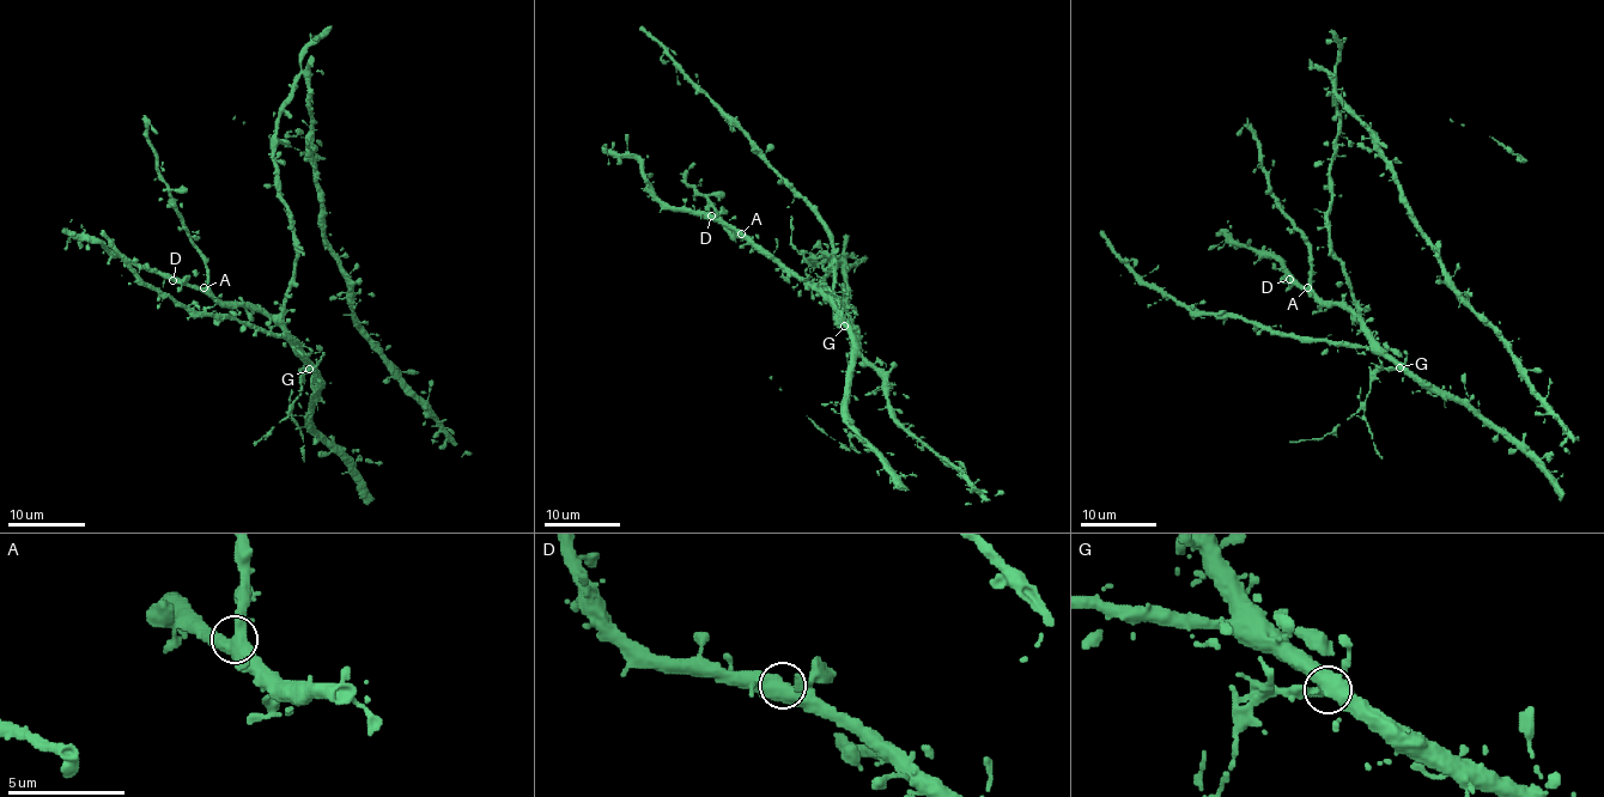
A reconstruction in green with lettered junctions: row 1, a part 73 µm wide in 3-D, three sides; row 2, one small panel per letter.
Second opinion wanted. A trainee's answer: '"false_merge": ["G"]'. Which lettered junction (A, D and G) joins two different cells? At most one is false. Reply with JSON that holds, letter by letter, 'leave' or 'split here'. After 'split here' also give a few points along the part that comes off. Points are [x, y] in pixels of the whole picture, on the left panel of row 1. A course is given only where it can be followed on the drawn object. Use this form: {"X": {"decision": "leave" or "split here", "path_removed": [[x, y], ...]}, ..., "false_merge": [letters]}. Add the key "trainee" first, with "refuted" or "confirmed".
{"trainee": "confirmed", "A": {"decision": "leave"}, "D": {"decision": "leave"}, "G": {"decision": "split here", "path_removed": [[309, 370], [293, 406], [255, 444]]}, "false_merge": ["G"]}

